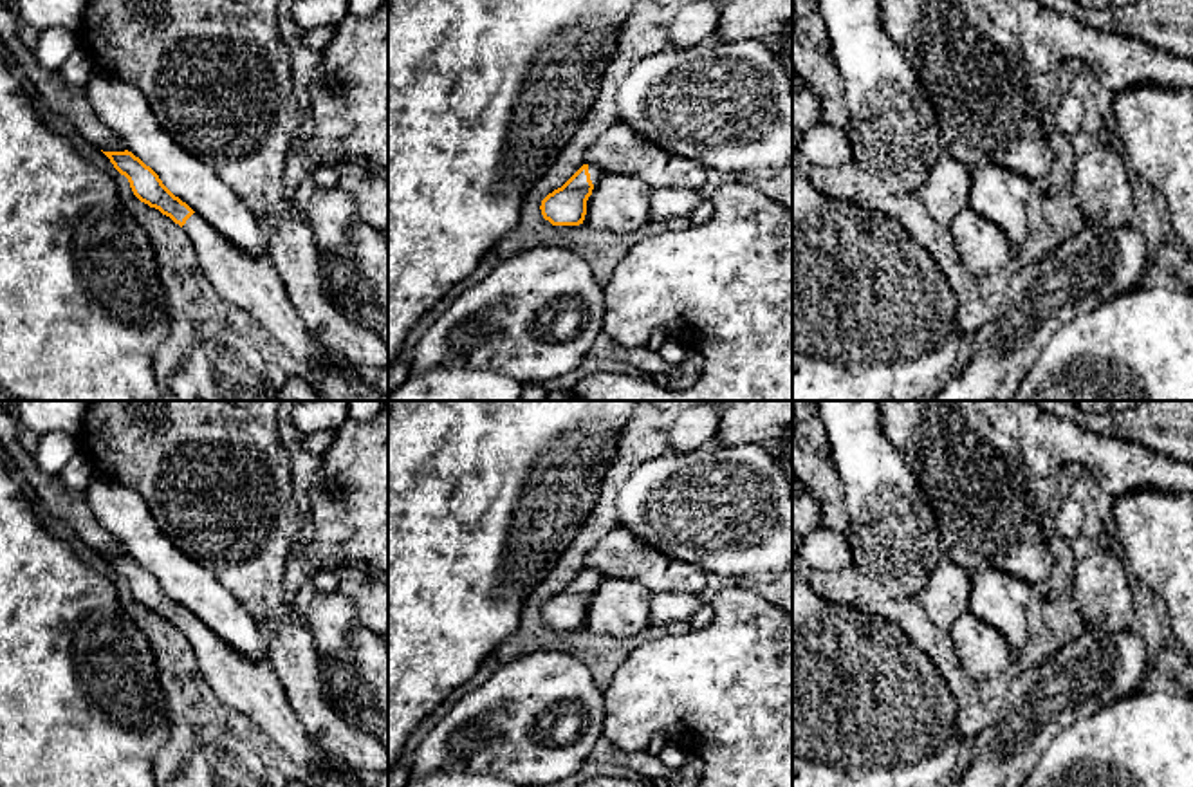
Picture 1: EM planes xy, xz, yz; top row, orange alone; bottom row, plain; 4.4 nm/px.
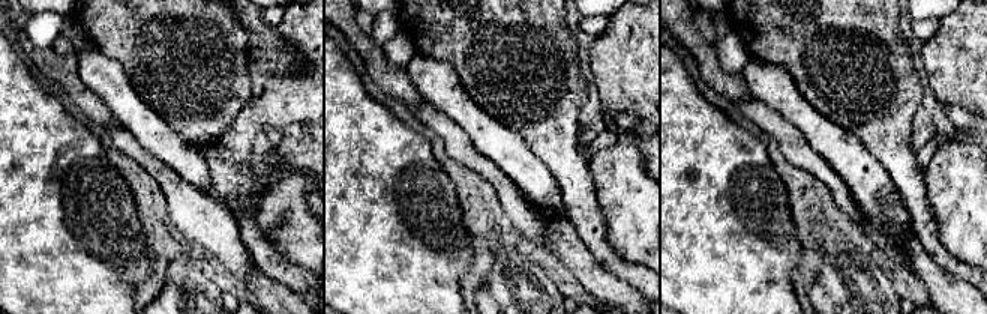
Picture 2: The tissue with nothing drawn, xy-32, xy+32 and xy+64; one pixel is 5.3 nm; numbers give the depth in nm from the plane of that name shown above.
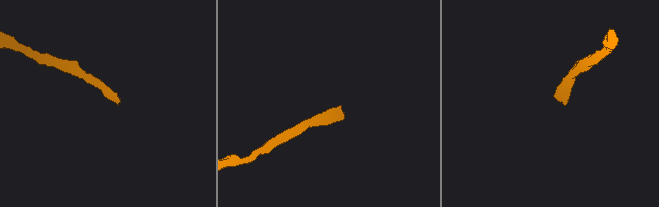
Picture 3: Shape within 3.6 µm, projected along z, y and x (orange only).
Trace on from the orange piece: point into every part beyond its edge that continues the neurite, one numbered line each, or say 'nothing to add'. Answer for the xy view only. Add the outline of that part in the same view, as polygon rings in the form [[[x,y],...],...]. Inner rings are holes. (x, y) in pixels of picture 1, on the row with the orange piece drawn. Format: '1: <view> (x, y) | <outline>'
1: xy (251, 282) | [[[197,211],[182,226],[190,236],[202,276],[229,305],[247,310],[294,357],[312,366],[338,361],[350,372],[372,375],[325,348],[298,314],[285,285],[267,255],[238,249]]]

